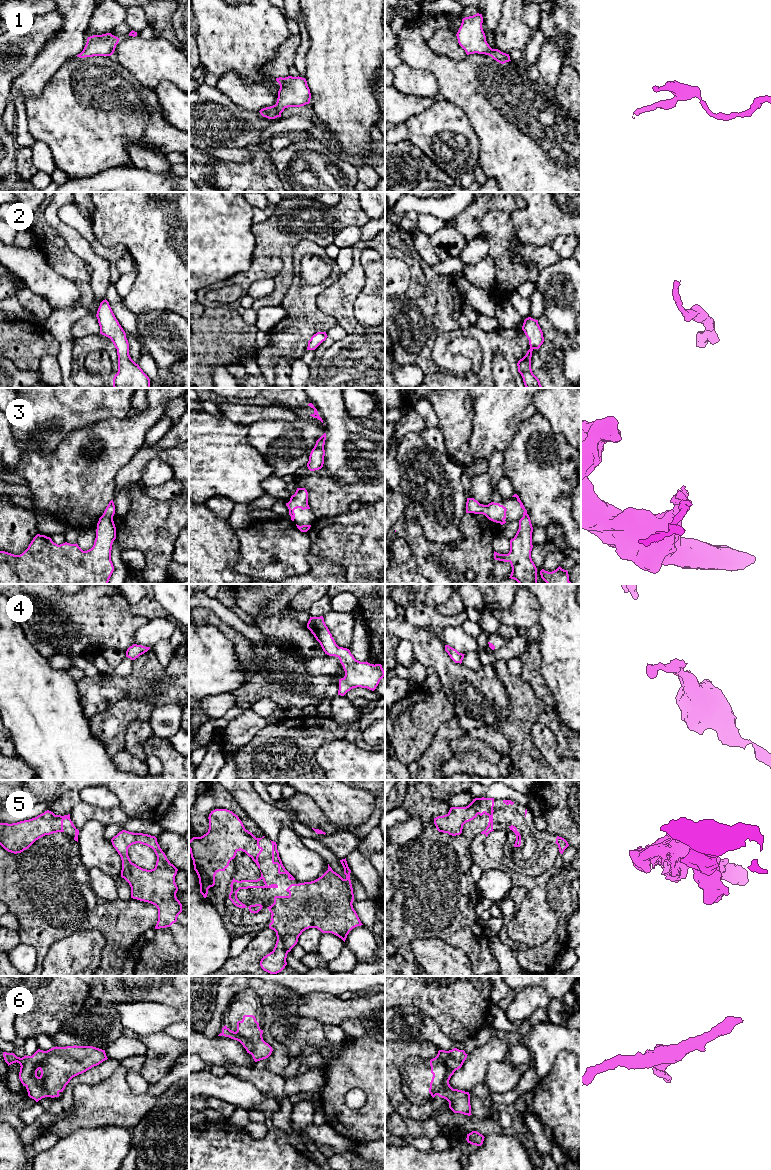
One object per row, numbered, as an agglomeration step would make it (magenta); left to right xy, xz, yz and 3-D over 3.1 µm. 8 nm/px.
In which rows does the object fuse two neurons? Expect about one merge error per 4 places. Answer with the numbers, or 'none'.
none

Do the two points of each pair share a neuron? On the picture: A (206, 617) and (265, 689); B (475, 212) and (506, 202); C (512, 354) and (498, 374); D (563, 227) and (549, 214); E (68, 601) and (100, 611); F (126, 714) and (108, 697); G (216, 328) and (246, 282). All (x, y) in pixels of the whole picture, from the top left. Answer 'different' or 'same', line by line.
A: same
B: same
C: different
D: same
E: same
F: different
G: different

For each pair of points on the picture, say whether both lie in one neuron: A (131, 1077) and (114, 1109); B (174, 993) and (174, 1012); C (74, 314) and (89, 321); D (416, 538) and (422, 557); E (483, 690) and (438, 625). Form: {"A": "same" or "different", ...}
{"A": "different", "B": "different", "C": "different", "D": "same", "E": "different"}

